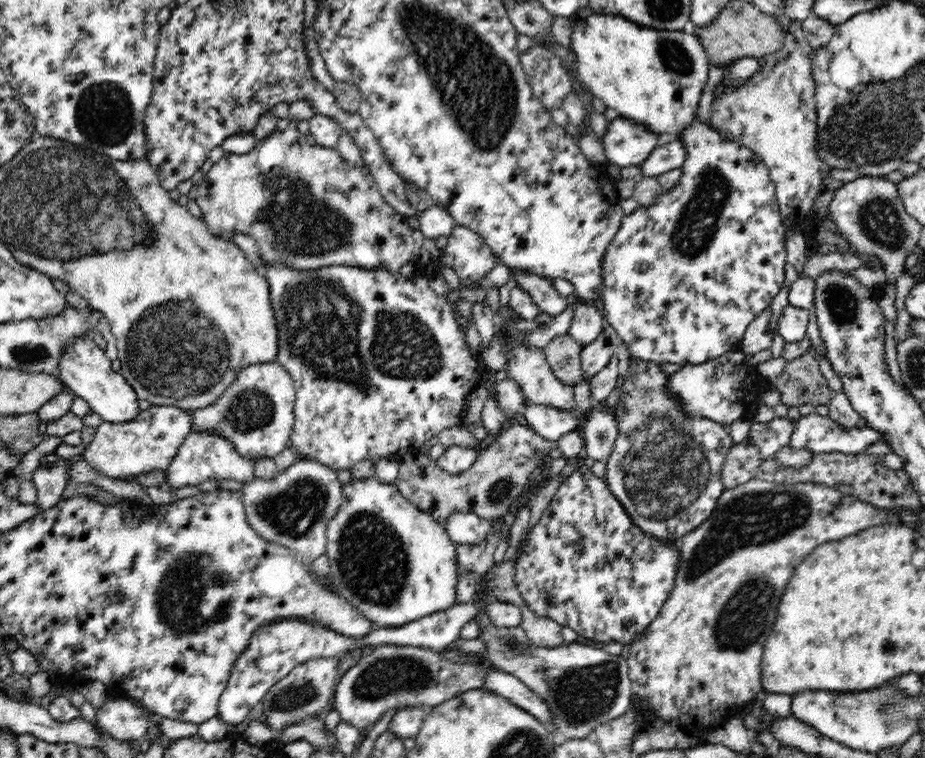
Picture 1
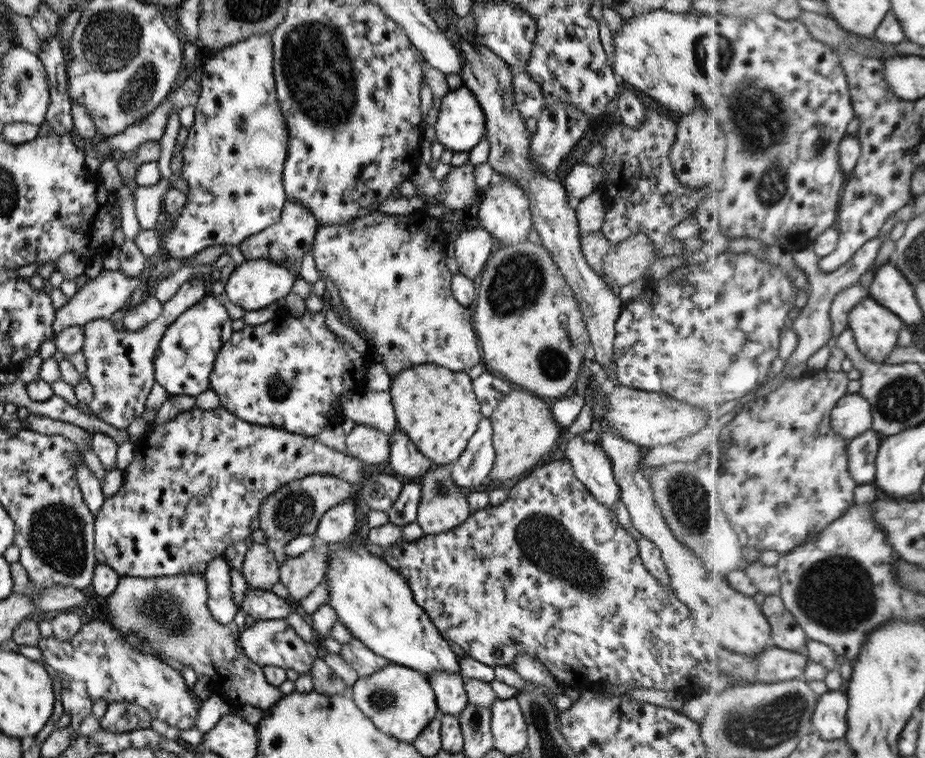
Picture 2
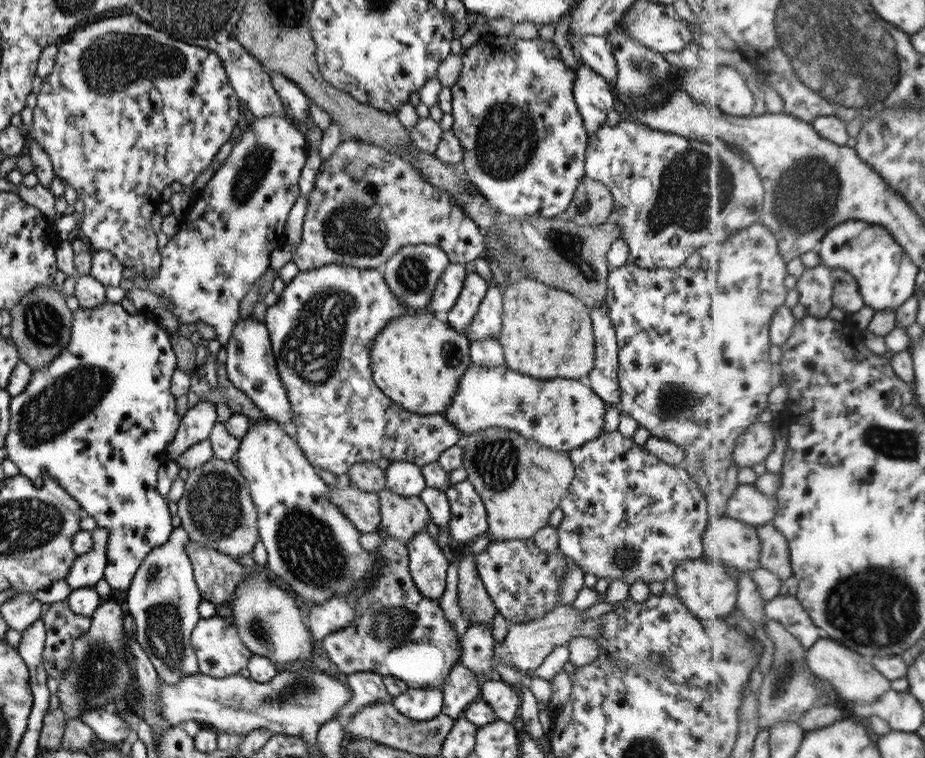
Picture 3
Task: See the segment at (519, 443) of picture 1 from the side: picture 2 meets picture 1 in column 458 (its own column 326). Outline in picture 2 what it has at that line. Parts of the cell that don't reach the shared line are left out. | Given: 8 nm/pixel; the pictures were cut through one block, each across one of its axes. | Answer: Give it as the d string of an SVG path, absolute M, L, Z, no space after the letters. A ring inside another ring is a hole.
M310 474L304 478L286 483L282 488L267 496L261 504L259 529L265 534L266 543L274 553L278 564L282 564L286 559L284 547L290 540L300 535L314 535L316 527L322 515L346 502L355 494L355 486L329 474Z

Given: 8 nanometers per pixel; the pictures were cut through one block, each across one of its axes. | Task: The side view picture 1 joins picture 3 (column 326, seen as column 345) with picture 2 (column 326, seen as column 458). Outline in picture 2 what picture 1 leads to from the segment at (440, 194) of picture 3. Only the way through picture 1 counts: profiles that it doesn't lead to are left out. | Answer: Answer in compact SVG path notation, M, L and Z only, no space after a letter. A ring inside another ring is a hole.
M376 210L366 216L353 219L346 225L321 226L316 232L313 247L311 248L316 270L319 271L321 276L328 276L334 283L334 286L338 288L340 300L343 306L347 308L349 317L352 321L357 322L354 323L353 326L361 328L371 340L374 340L374 342L371 343L370 354L379 354L379 358L381 358L381 362L391 378L392 375L396 375L405 368L410 368L417 364L438 365L447 368L447 370L452 370L454 373L468 373L476 364L482 363L479 340L473 329L473 311L471 308L460 304L454 298L451 291L451 278L453 275L446 267L447 257L444 251L444 246L446 246L448 242L449 234L447 234L442 227L442 220L439 218L439 215L426 214L424 211L401 215L386 214L385 212Z

